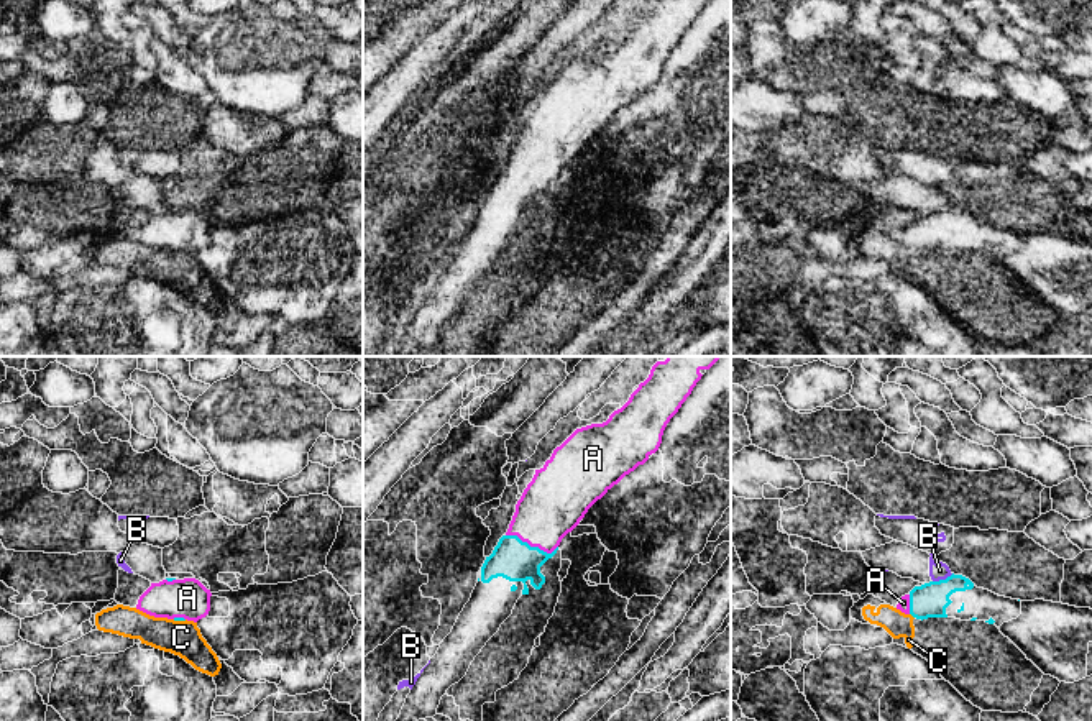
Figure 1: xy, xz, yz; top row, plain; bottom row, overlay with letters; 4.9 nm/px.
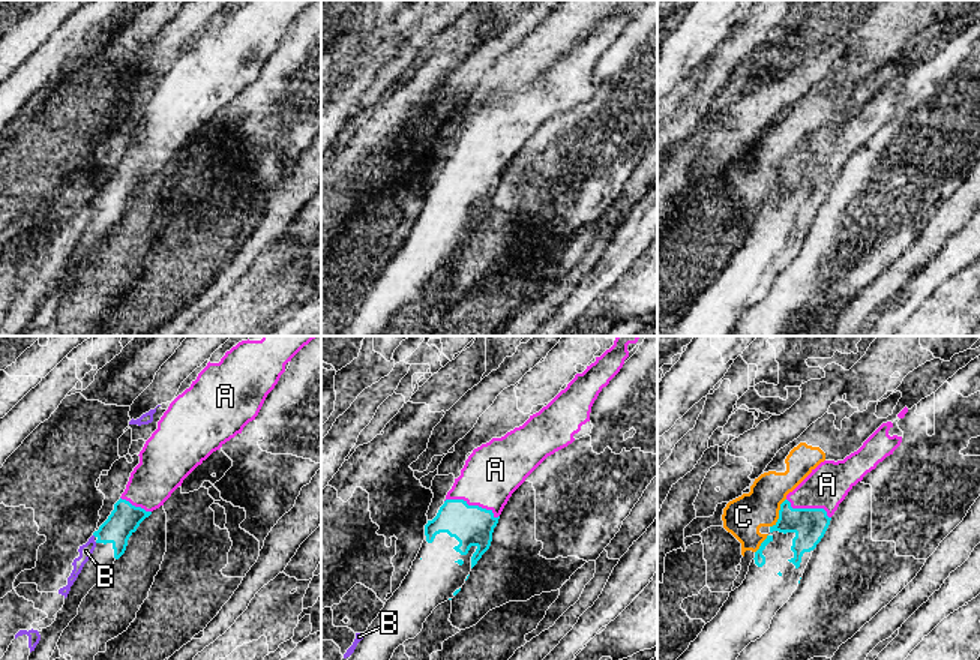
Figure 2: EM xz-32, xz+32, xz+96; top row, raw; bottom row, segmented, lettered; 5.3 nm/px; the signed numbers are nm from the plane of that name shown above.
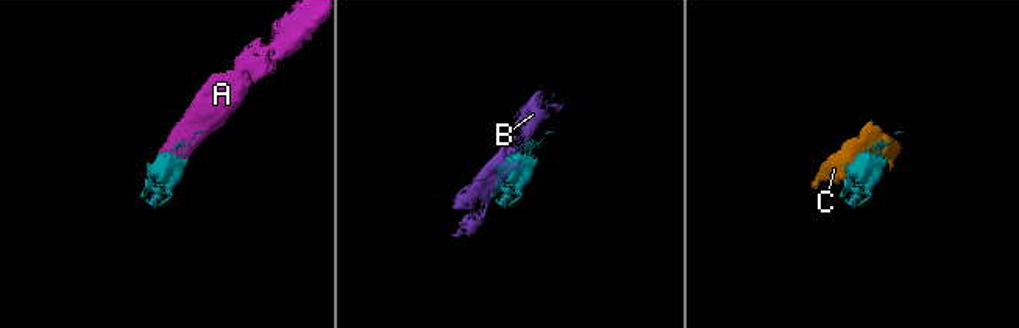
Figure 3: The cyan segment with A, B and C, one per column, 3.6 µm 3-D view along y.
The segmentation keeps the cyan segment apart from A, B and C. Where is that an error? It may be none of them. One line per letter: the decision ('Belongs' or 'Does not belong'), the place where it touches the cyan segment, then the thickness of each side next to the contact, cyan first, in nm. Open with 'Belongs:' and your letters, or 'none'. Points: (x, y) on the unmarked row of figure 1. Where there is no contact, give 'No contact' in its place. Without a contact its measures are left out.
Belongs: A
A: Belongs. Touches cyan at xz (532, 179). Thickness 200 nm (cyan) against 320 nm
B: Does not belong. Touches cyan at yz (943, 212). Thickness 170 nm (cyan) against 80 nm
C: Does not belong. Touches cyan at yz (912, 247). Thickness 170 nm (cyan) against 130 nm

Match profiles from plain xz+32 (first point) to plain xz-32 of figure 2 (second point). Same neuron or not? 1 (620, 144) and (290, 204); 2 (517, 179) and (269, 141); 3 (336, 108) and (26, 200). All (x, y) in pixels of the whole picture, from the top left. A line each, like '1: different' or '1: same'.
1: different
2: same
3: different

